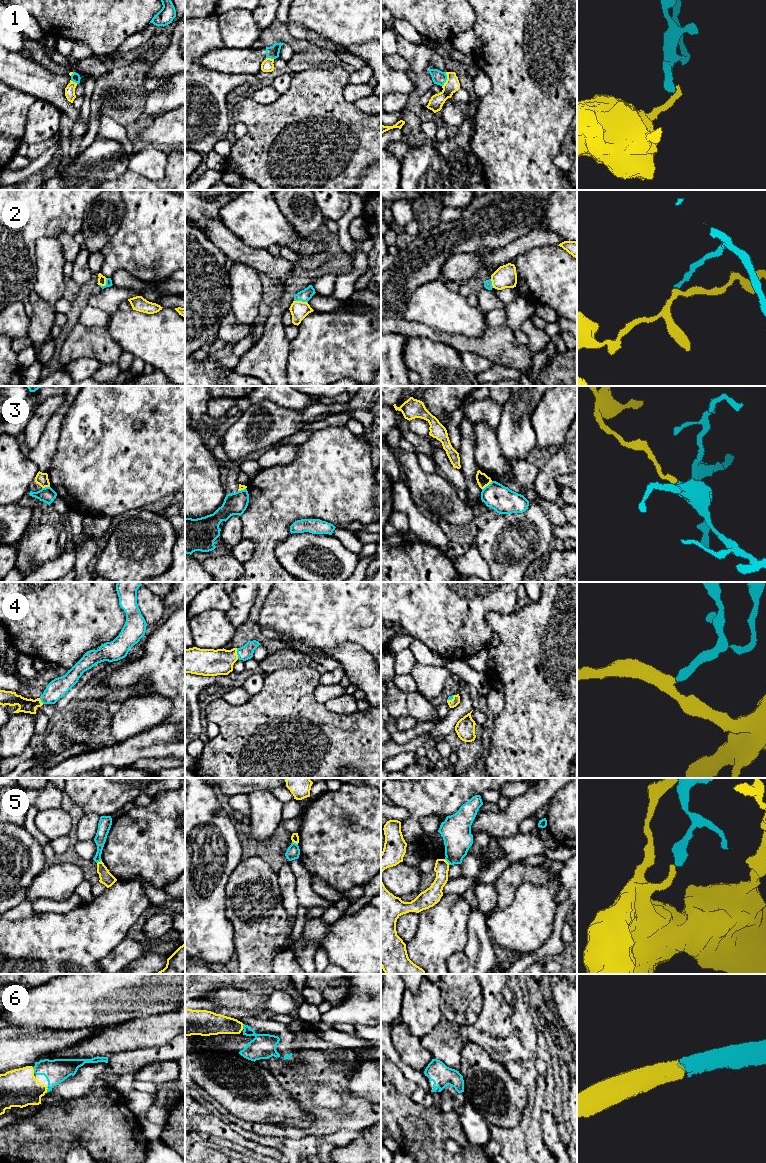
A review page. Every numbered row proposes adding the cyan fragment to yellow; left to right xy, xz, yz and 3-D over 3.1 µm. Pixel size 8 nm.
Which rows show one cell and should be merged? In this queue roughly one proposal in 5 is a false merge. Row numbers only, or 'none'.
4, 6

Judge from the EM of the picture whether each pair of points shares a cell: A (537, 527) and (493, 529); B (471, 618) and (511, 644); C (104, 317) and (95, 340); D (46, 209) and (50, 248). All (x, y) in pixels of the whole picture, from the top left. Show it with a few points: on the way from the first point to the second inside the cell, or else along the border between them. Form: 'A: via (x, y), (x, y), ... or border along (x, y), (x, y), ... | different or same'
A: via (526, 529), (504, 529) | same
B: border along (508, 614), (486, 615), (492, 632) | different
C: border along (78, 322), (87, 326), (105, 327) | different
D: border along (56, 236), (42, 236), (35, 244), (34, 254) | different

